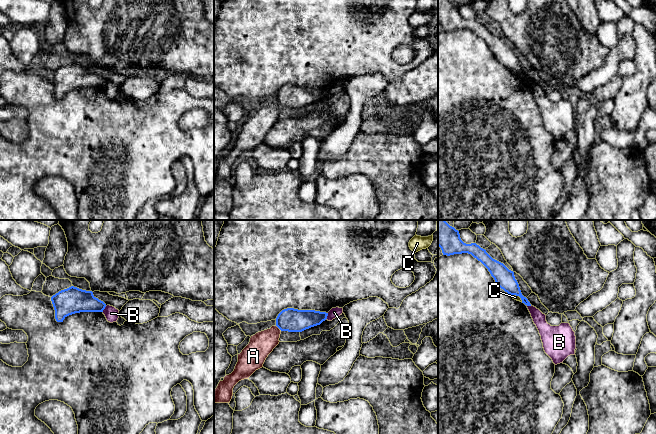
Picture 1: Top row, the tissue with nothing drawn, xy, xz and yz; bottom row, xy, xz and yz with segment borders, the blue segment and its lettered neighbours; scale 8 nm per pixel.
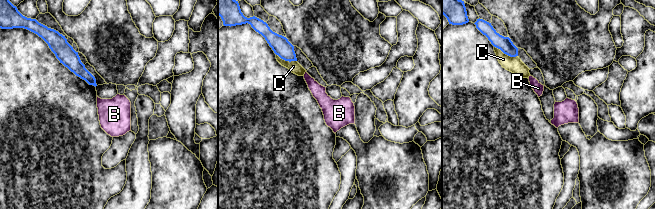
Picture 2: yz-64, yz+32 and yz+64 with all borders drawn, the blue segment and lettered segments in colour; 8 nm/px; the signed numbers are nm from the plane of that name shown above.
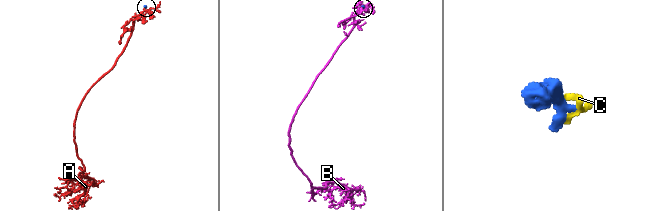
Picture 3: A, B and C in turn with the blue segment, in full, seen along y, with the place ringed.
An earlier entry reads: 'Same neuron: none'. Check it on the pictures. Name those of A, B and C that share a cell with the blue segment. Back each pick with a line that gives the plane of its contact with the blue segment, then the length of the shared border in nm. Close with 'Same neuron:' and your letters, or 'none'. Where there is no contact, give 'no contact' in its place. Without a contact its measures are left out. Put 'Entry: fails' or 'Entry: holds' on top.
Entry: fails
A: meets blue in xz; contact 60 nm long
Same neuron: A

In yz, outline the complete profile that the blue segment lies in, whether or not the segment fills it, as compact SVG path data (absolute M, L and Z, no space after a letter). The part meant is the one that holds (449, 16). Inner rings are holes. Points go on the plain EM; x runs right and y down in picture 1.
M438 0L438 22L443 31L468 29L480 37L490 48L498 62L510 71L519 72L527 82L530 78L521 69L519 60L515 55L514 48L509 46L503 39L493 35L485 25L476 19L466 20L461 14L459 7L449 0Z

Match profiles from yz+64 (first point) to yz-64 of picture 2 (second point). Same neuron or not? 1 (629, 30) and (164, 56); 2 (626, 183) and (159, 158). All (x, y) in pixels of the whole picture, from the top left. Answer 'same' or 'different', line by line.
1: same
2: same

